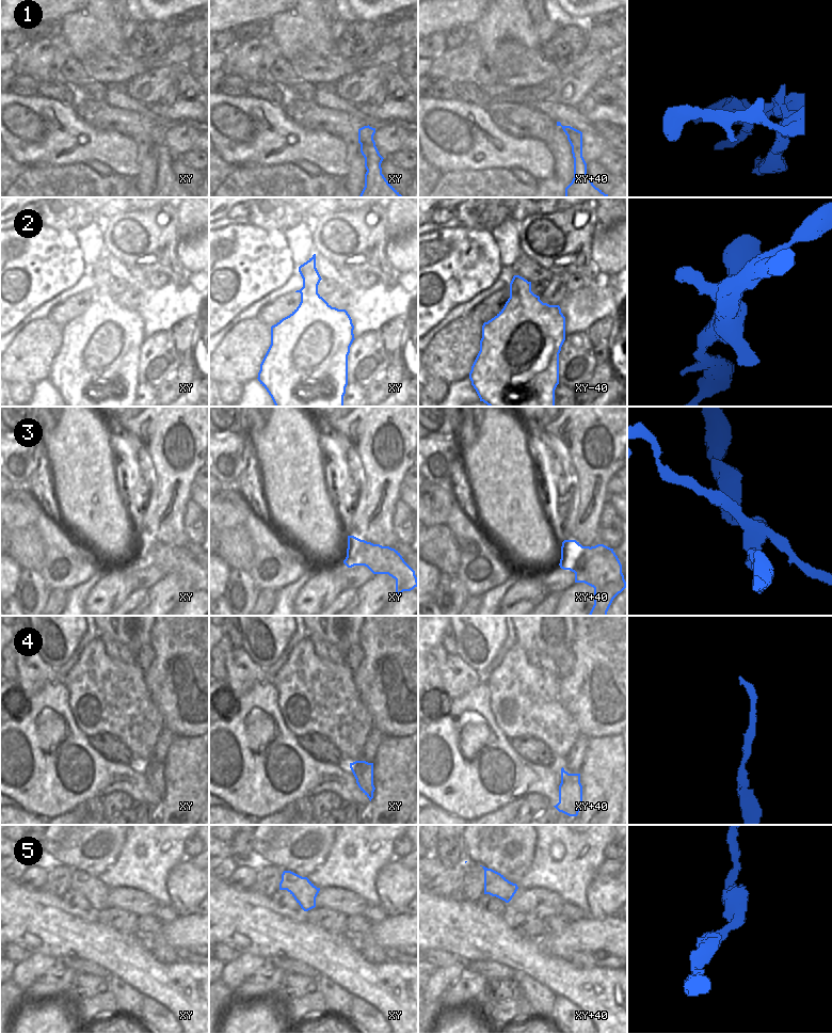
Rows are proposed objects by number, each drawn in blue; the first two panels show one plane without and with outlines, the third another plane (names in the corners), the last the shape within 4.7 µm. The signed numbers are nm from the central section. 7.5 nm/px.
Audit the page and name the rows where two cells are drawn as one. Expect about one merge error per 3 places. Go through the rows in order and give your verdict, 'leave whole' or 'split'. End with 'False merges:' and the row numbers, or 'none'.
1: split
2: leave whole
3: split
4: leave whole
5: leave whole
False merges: 1, 3

